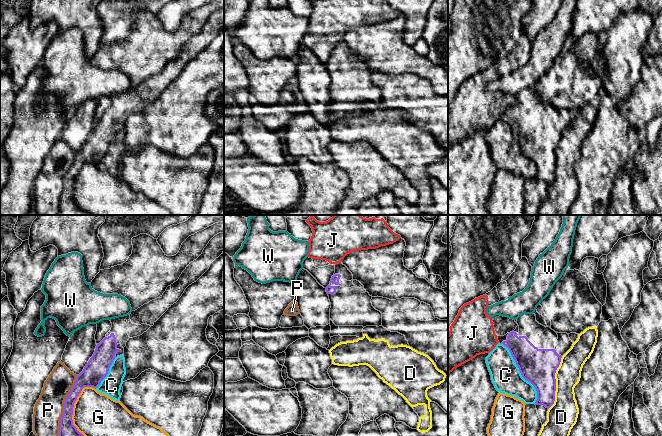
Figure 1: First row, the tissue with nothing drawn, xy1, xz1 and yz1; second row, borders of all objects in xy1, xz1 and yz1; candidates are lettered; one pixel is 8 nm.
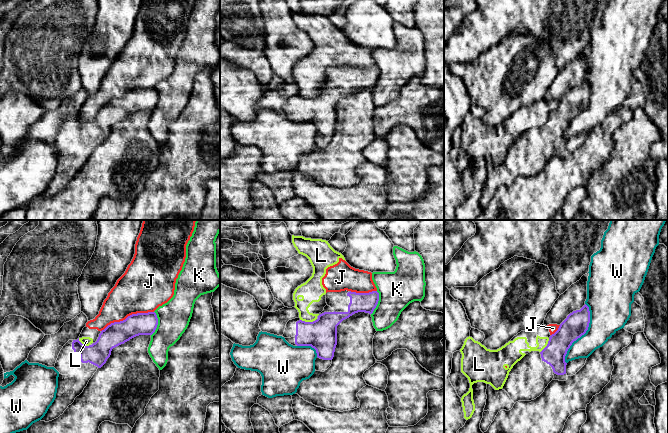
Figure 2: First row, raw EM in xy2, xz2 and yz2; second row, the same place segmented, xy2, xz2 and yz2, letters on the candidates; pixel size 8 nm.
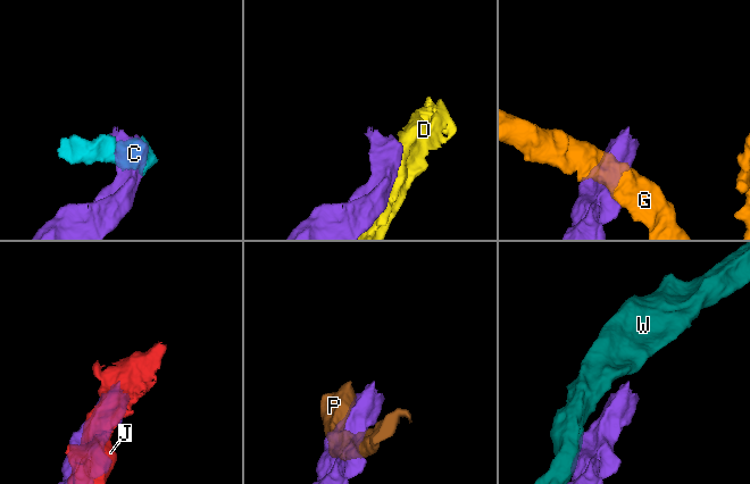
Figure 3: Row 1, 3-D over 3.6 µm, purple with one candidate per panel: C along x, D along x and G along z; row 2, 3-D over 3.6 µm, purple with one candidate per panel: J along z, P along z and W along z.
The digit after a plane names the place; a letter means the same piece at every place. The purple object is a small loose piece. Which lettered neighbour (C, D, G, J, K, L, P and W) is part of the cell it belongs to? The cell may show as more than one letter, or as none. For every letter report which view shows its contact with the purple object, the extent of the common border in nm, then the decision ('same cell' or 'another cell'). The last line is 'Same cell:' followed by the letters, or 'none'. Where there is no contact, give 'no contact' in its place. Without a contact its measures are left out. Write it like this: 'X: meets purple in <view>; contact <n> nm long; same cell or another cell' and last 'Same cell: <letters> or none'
C: meets purple in yz1; contact 360 nm long; another cell
D: meets purple in yz1; contact 440 nm long; another cell
G: meets purple in xy1; contact 400 nm long; another cell
J: meets purple in xy2; contact 460 nm long; another cell
K: meets purple in xy2; contact 200 nm long; another cell
L: meets purple in xz2; contact 130 nm long; another cell
P: meets purple in xy1; contact 500 nm long; another cell
W: meets purple in yz2; contact 500 nm long; another cell
Same cell: none

